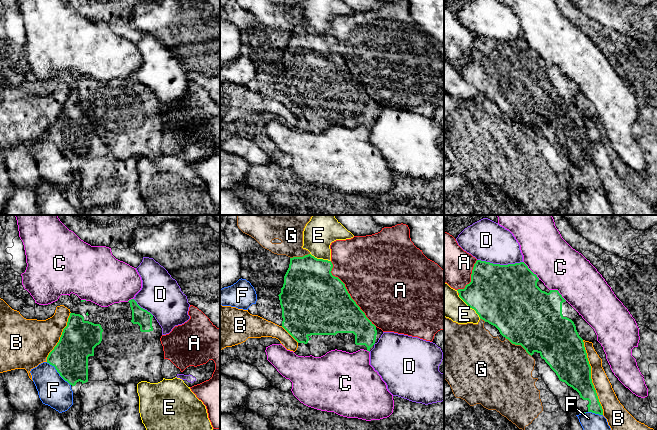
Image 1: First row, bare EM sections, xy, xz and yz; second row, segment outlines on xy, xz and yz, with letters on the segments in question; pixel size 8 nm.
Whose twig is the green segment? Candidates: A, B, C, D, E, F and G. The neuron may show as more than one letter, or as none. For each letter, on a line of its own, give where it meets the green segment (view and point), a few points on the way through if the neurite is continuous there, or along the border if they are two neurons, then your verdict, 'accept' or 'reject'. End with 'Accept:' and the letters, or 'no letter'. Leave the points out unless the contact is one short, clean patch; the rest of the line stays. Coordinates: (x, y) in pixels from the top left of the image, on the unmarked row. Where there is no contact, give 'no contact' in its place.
A: contact xz (348, 69); reject
B: contact yz (590, 153); reject
C: contact yz (530, 46); reject
D: contact yz (499, 40); reject
E: contact yz (470, 83); reject
F: contact xy (57, 147); reject
G: contact yz (518, 120); reject
Accept: no letter

